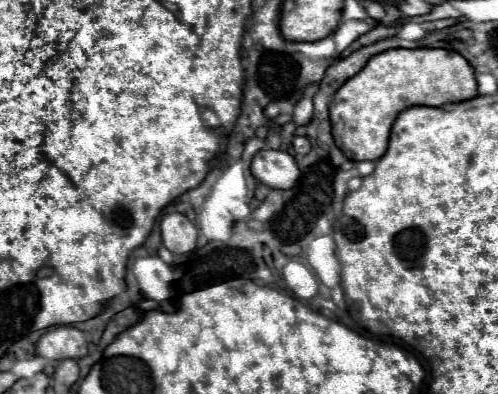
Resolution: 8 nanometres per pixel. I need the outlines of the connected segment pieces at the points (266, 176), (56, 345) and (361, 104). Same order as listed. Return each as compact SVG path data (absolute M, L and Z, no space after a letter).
M260 150L252 160L250 172L260 184L276 190L292 188L300 176L294 158L282 150Z
M56 326L48 330L36 344L36 354L48 360L82 358L88 352L84 334L74 326Z
M416 48L416 50L386 50L372 56L366 66L348 78L334 94L330 106L332 136L336 144L352 160L378 160L388 148L390 128L396 116L410 106L444 106L474 98L476 76L474 68L456 50L446 48Z

